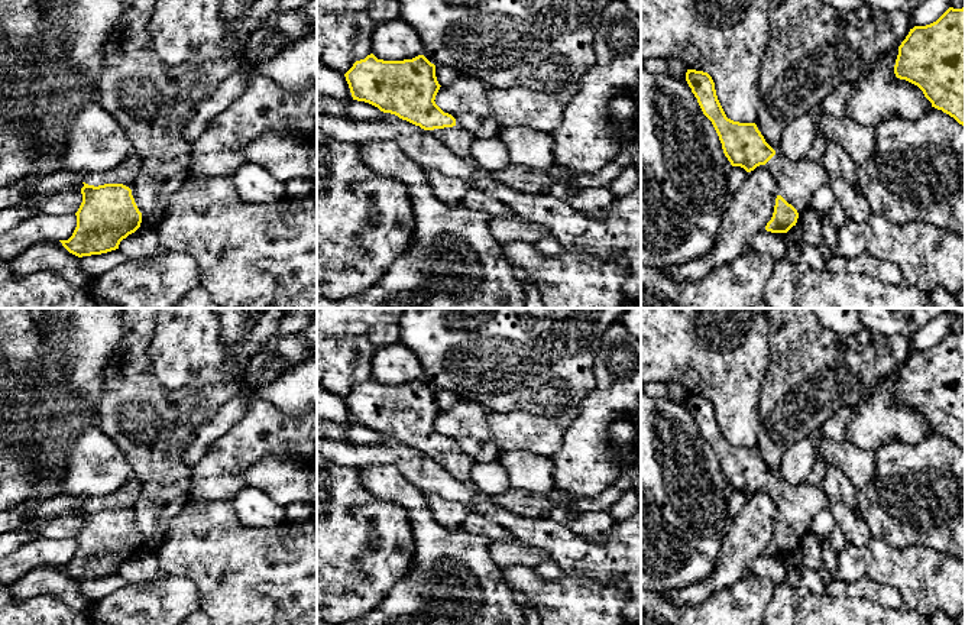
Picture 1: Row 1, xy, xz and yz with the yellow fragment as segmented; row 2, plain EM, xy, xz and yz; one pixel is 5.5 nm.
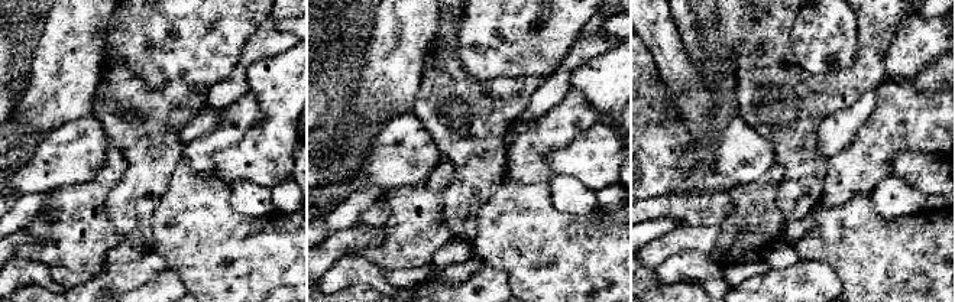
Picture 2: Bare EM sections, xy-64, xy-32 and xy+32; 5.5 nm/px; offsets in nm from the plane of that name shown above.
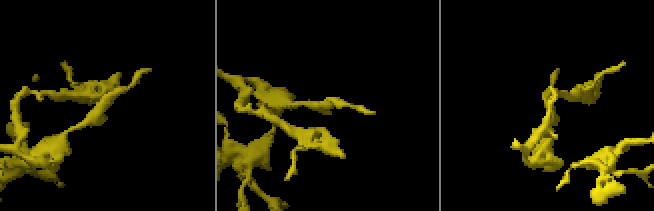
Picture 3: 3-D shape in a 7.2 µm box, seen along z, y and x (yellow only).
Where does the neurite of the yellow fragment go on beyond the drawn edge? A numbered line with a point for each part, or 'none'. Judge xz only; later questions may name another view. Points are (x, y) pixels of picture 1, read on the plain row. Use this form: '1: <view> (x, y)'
1: xz (618, 557)

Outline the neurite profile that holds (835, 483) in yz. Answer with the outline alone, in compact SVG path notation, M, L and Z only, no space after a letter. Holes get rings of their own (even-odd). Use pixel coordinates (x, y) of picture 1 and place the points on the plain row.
M826 463L826 473L820 486L829 496L838 498L852 508L856 506L858 490L838 466Z

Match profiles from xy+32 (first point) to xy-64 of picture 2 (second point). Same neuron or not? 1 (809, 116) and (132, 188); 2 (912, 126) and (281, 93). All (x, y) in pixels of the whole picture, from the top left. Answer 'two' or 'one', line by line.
1: one
2: two

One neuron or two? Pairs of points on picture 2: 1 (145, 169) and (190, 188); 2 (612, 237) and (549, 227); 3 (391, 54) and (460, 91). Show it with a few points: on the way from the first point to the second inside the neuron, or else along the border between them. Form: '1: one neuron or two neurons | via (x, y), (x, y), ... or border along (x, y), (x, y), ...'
1: two neurons | border along (183, 156), (155, 210)
2: one neuron | via (596, 237), (586, 231), (565, 231)
3: two neurons | border along (434, 38), (429, 45), (423, 77), (413, 103)

